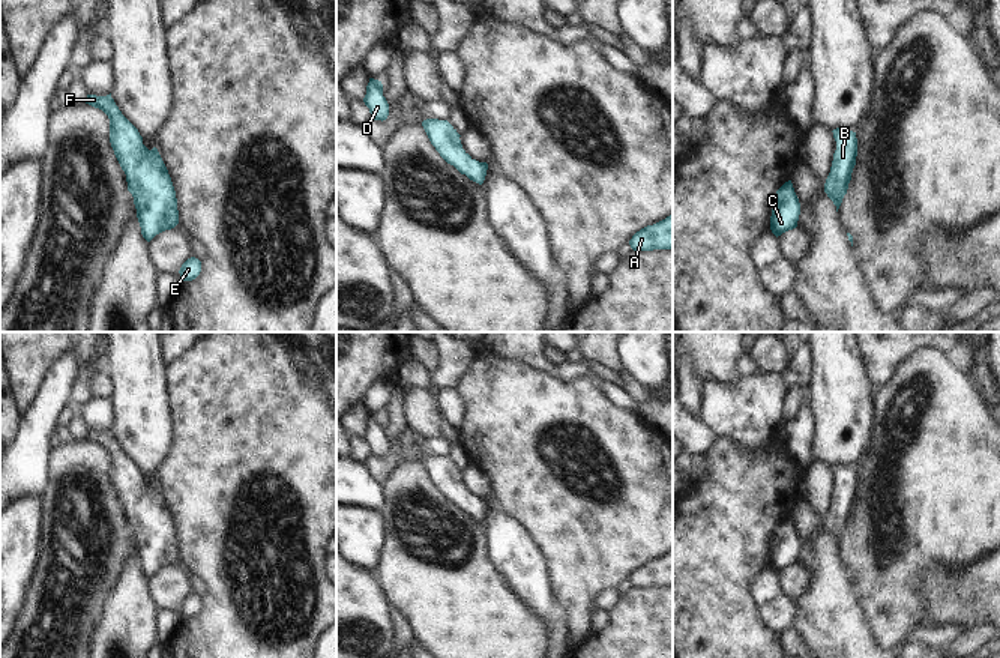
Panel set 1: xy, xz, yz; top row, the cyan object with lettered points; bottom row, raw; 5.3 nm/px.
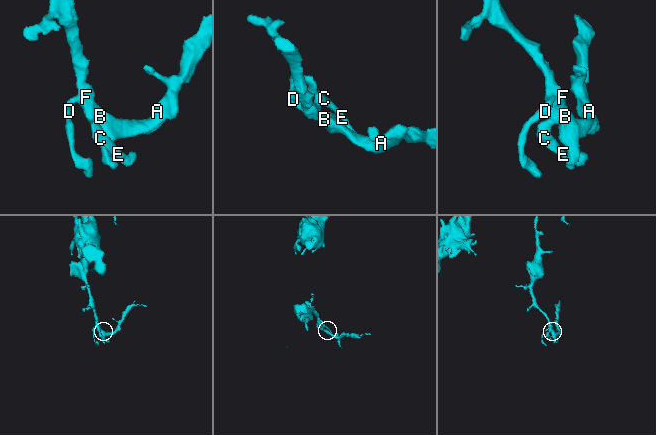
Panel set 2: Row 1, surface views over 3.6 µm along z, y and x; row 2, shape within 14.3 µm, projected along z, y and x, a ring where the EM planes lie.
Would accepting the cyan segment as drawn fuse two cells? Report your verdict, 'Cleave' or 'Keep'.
Keep.

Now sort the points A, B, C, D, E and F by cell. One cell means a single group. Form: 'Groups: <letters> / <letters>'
Groups: A B C D E F.

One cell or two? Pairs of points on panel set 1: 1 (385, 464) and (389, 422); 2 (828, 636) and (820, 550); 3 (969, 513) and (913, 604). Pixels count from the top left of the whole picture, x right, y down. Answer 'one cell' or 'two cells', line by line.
1: one cell
2: one cell
3: one cell

